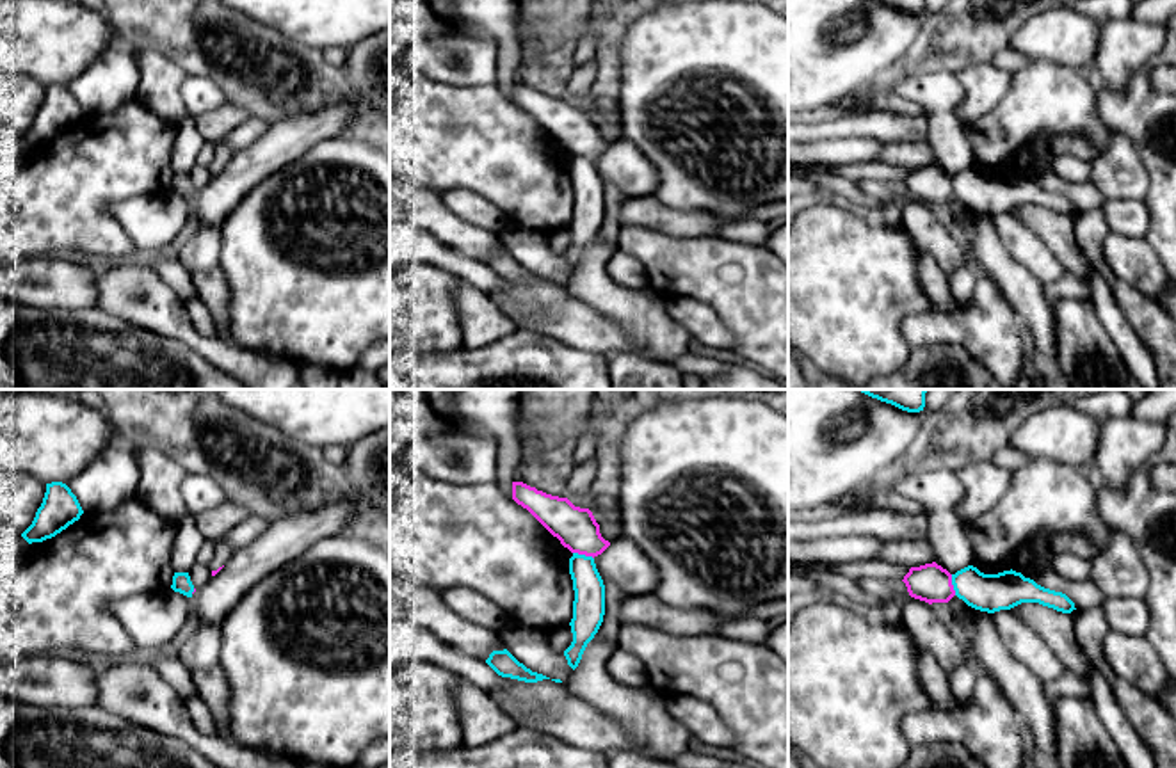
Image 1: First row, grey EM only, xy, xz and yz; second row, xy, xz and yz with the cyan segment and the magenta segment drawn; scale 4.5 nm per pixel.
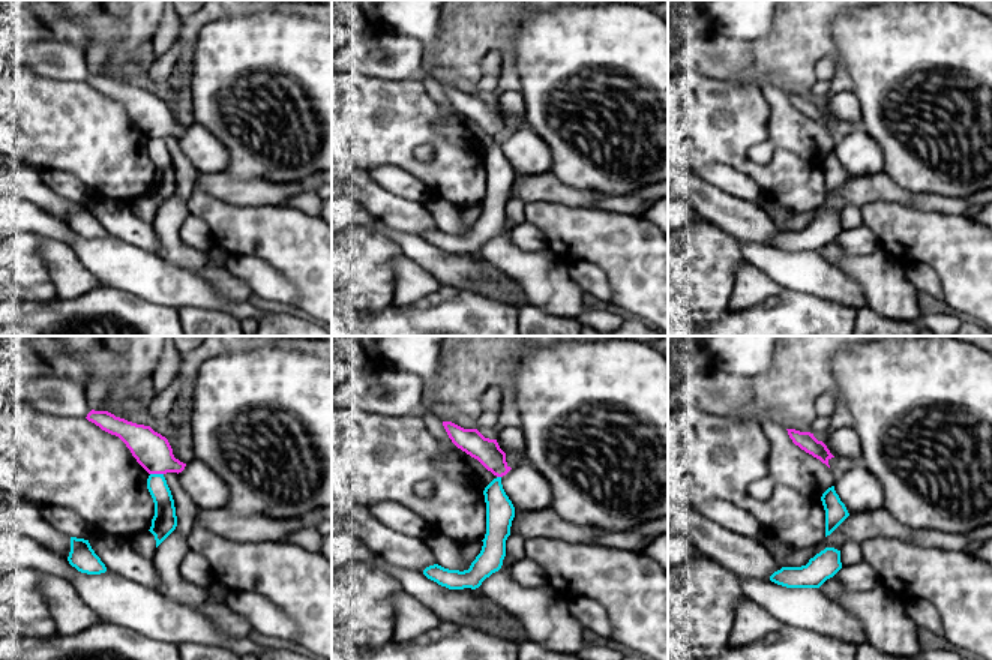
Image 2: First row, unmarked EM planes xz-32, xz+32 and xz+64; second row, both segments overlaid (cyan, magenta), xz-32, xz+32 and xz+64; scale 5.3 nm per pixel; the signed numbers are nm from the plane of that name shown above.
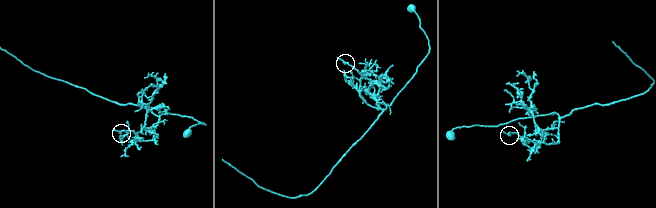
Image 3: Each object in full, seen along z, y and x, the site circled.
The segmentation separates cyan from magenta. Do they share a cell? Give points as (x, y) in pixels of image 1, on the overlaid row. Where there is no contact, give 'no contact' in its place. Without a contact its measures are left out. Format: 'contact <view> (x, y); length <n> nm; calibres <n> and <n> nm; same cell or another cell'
contact xz (584, 555); length 100 nm; calibres 140 and 190 nm; same cell

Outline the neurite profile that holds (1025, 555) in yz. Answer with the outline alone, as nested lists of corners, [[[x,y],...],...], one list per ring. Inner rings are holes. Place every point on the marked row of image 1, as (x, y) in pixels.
[[[1041,532],[1034,535],[1025,546],[1021,546],[1011,558],[1011,569],[1021,572],[1030,565],[1041,553],[1044,553],[1055,535]]]

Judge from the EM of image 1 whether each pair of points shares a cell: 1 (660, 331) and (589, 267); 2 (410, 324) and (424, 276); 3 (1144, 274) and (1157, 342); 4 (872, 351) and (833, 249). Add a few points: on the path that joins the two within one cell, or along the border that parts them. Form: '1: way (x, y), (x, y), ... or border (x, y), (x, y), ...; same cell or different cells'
1: way (641, 315), (621, 304), (604, 287); same cell
2: way (410, 312), (424, 288); same cell
3: border (1112, 272), (1155, 299); different cells
4: way (849, 326), (840, 312), (833, 274); same cell

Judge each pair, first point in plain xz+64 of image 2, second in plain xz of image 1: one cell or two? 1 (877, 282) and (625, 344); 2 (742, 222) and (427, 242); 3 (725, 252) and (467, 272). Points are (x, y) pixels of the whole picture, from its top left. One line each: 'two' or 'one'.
1: two
2: two
3: two

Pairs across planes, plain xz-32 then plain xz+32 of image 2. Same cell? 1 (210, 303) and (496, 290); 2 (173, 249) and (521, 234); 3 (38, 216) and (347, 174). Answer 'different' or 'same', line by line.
1: same
2: different
3: different

